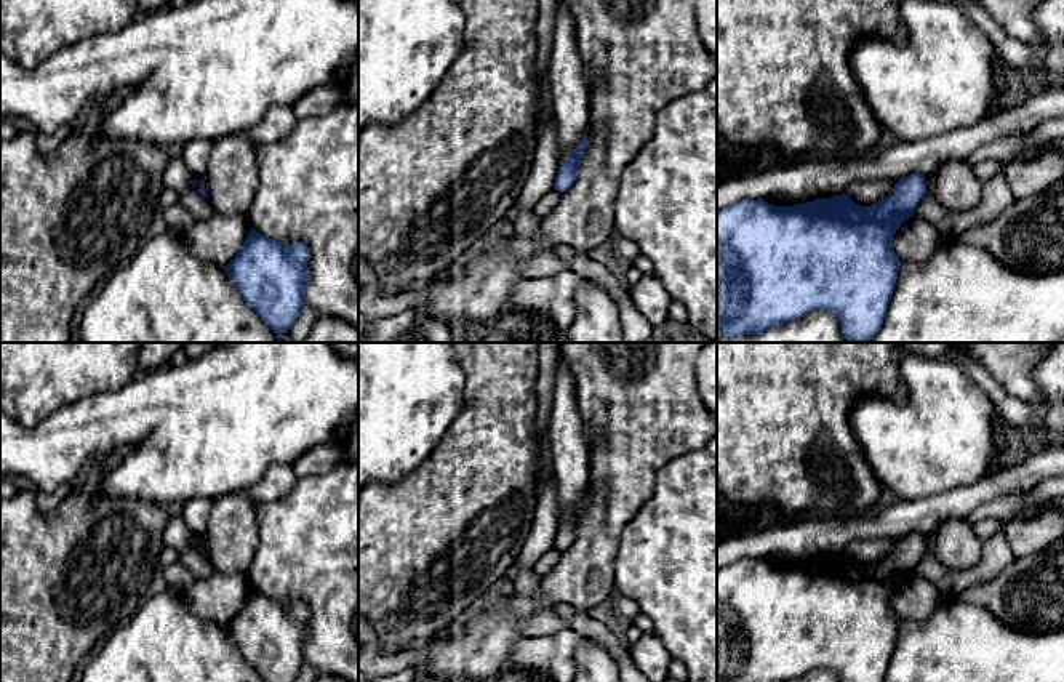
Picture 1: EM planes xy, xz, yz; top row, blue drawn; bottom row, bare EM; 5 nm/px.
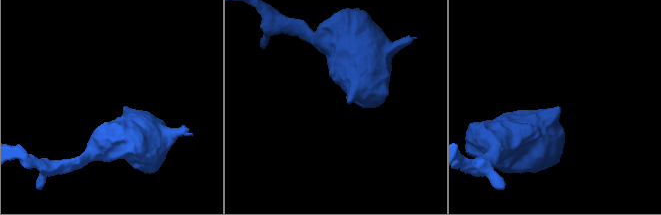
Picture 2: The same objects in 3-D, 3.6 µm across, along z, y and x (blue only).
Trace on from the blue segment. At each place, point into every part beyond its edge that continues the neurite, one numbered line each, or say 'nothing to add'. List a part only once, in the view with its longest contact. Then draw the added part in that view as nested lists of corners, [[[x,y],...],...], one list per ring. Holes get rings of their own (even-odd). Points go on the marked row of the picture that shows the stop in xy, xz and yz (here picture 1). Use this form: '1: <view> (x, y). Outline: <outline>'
nothing to add

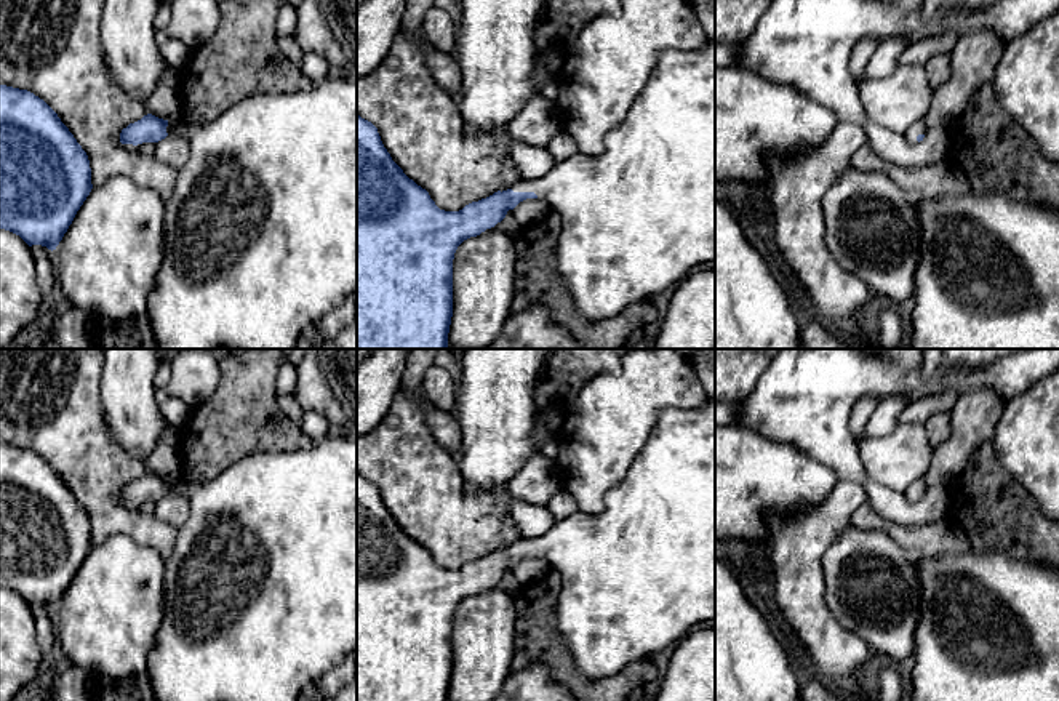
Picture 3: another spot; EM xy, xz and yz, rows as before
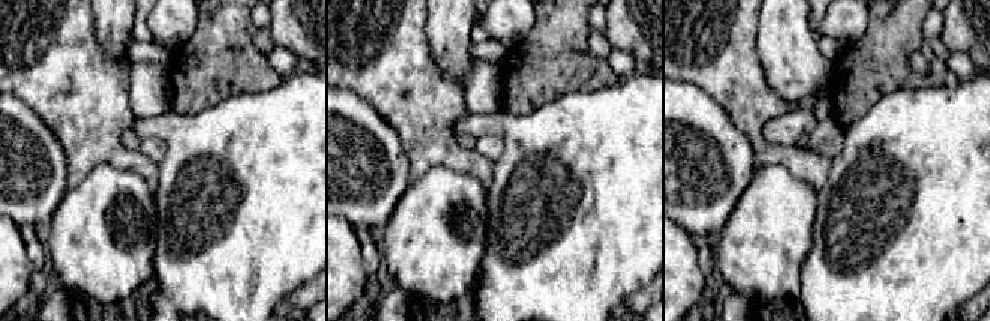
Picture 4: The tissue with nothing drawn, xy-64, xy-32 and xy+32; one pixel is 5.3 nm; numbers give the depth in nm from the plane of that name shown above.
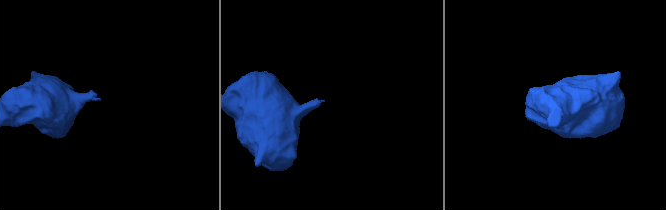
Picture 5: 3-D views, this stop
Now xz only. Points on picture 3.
1: xz (637, 220). Outline: [[[715,38],[693,51],[664,51],[641,93],[633,101],[625,120],[613,128],[605,138],[601,155],[576,154],[574,157],[557,162],[552,168],[533,176],[520,178],[510,187],[514,192],[534,192],[561,219],[561,232],[557,242],[557,274],[561,277],[568,293],[585,320],[603,320],[614,317],[627,307],[651,299],[654,294],[677,286],[697,266],[715,259]]]

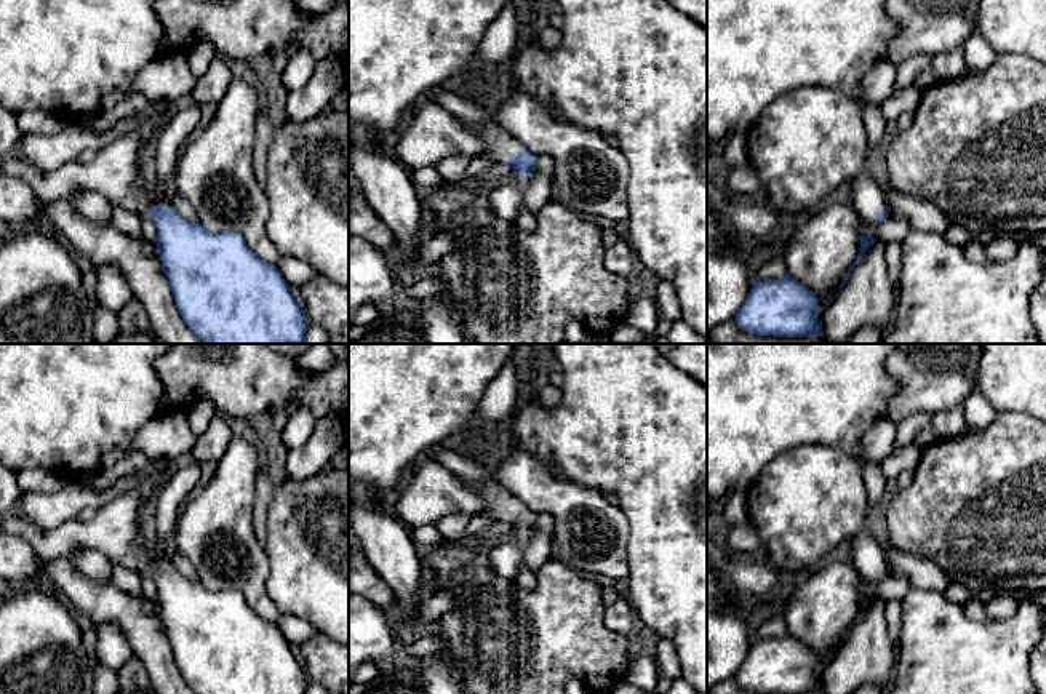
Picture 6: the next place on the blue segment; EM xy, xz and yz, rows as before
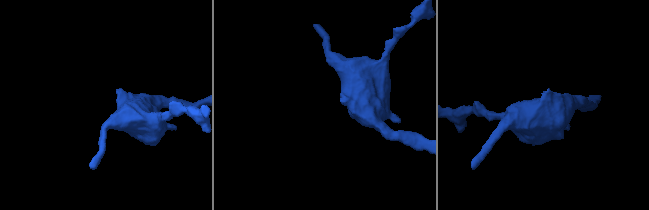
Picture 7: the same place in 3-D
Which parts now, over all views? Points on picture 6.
1: xy (114, 173). Outline: [[[173,109],[158,110],[130,133],[99,149],[91,163],[78,160],[43,174],[13,154],[0,160],[0,173],[30,184],[43,201],[74,198],[83,192],[102,193],[114,206],[149,217],[154,206],[171,206],[170,195],[147,190],[139,177],[139,158],[146,142],[157,138]]]

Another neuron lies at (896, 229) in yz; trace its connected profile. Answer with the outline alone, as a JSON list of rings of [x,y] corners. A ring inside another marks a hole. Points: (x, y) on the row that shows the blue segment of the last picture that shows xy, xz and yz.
[[[897,216],[894,219],[888,217],[880,224],[860,221],[860,224],[857,225],[859,238],[872,235],[873,238],[881,240],[884,243],[888,241],[902,243],[910,232],[912,227],[908,224],[908,219],[902,216]]]

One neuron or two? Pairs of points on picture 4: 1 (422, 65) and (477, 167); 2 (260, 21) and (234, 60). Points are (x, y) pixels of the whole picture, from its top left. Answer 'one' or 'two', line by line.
1: one
2: two

